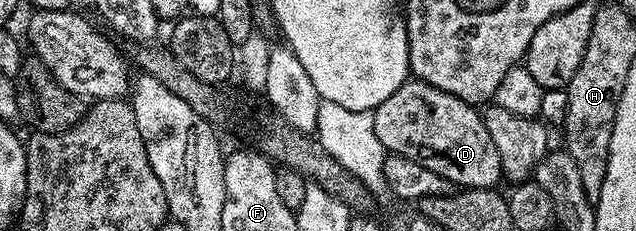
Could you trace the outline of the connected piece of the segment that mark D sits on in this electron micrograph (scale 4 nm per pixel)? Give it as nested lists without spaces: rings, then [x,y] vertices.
[[[408,80],[373,113],[373,128],[384,151],[413,160],[459,188],[489,190],[500,185],[501,156],[497,156],[497,147],[485,129],[482,113],[465,100],[441,92],[433,84]]]

